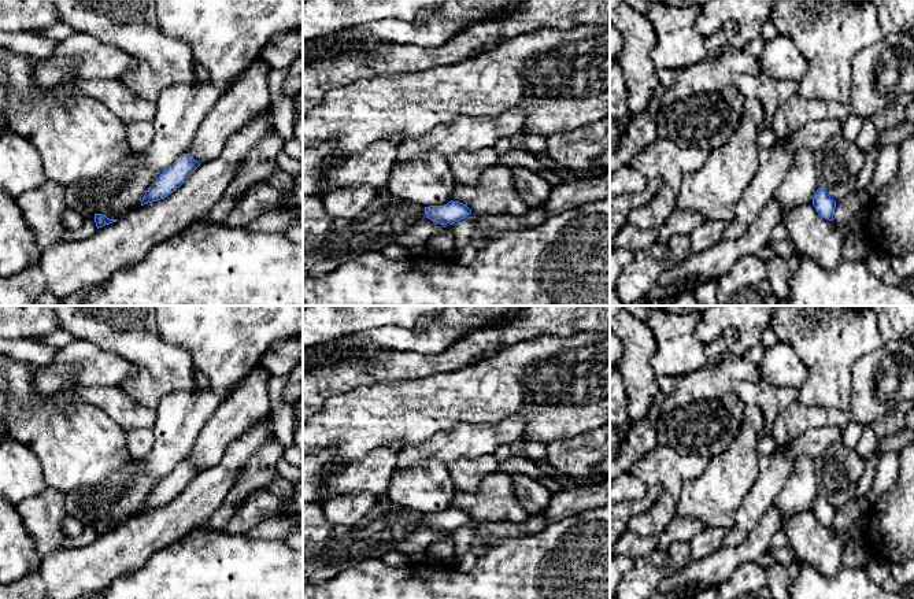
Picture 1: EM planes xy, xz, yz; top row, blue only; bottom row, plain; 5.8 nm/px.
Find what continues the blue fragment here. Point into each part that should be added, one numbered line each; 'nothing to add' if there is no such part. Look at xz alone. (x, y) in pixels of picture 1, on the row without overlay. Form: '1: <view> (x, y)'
nothing to add

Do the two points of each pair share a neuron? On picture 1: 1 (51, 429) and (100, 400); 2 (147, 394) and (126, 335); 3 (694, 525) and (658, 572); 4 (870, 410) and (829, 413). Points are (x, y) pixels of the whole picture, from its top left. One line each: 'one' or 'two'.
1: two
2: one
3: one
4: two

